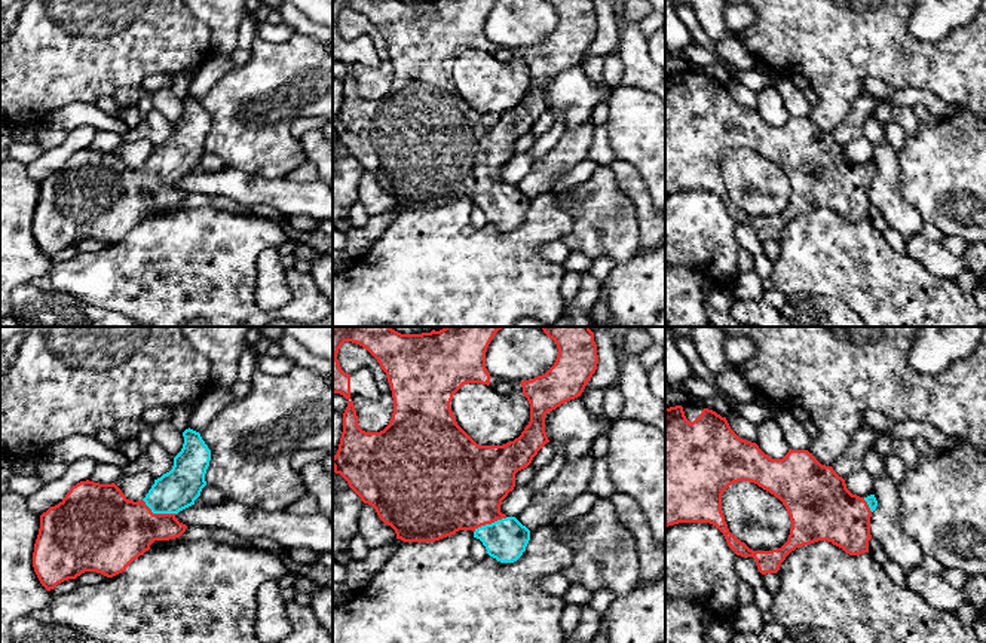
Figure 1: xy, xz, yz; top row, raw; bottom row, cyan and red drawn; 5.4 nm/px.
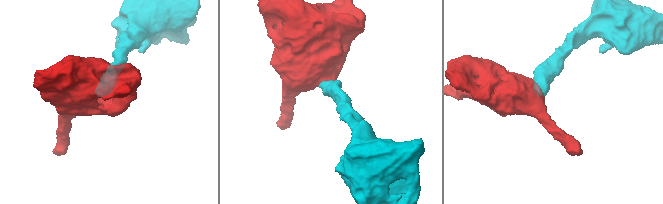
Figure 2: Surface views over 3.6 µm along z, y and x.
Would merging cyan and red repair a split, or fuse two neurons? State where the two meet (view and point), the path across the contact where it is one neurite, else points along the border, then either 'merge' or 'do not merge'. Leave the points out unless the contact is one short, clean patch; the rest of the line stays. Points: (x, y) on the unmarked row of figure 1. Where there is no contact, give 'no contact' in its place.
xy (158, 180) | across xy (175, 158), (158, 180), (135, 193), (116, 198) | merge

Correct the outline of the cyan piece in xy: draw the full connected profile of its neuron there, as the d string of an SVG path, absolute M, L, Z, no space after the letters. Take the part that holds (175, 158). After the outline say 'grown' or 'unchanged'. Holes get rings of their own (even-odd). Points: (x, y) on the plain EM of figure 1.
M190 95L183 104L172 137L154 147L143 168L129 168L114 150L86 147L40 183L33 235L48 258L85 239L113 245L154 208L186 199L187 193L175 183L195 172L206 153L211 117Z | grown

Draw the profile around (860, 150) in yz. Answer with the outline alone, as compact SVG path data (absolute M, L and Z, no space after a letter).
M861 137L849 144L845 144L846 156L860 165L867 165L873 162L873 146L872 143Z

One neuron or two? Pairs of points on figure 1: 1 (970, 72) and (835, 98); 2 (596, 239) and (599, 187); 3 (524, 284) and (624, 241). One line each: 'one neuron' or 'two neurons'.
1: one neuron
2: one neuron
3: two neurons

